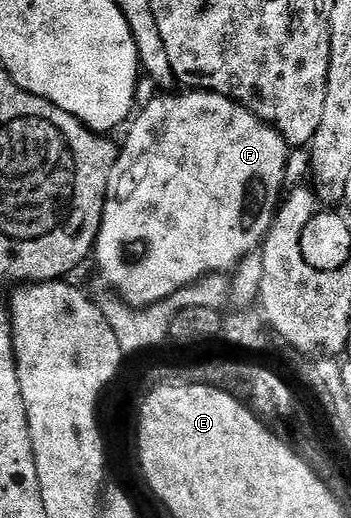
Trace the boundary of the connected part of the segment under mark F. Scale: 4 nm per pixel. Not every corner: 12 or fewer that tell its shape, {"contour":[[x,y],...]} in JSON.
{"contour":[[182,90],[133,117],[92,260],[131,308],[261,249],[286,139]]}

